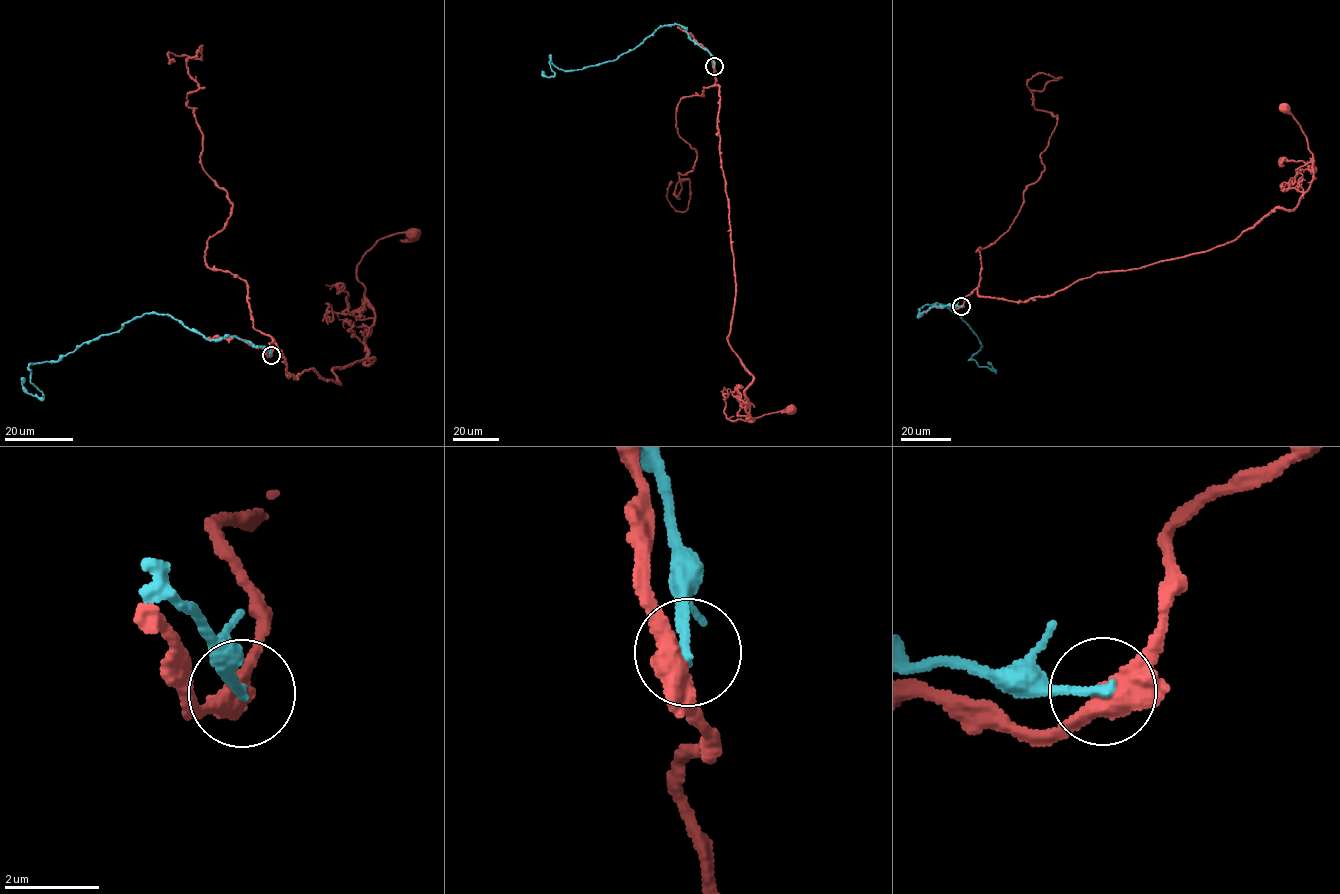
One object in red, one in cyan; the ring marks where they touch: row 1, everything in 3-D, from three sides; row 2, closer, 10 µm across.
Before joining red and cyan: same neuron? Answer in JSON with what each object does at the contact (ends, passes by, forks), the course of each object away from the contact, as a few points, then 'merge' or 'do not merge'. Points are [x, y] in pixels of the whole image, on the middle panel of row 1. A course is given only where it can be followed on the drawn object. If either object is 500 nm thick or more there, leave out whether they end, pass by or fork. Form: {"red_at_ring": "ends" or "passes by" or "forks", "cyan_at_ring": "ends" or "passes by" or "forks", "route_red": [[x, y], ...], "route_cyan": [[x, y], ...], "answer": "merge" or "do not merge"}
{"red_at_ring": "forks", "cyan_at_ring": "ends", "route_red": [[714, 66], [735, 281], [728, 340], [753, 376], [745, 392], [746, 410], [755, 420], [747, 421], [791, 409]], "route_cyan": [[714, 66], [712, 56], [676, 24], [658, 27], [615, 59], [564, 70], [549, 56], [554, 76], [542, 71]], "answer": "do not merge"}

